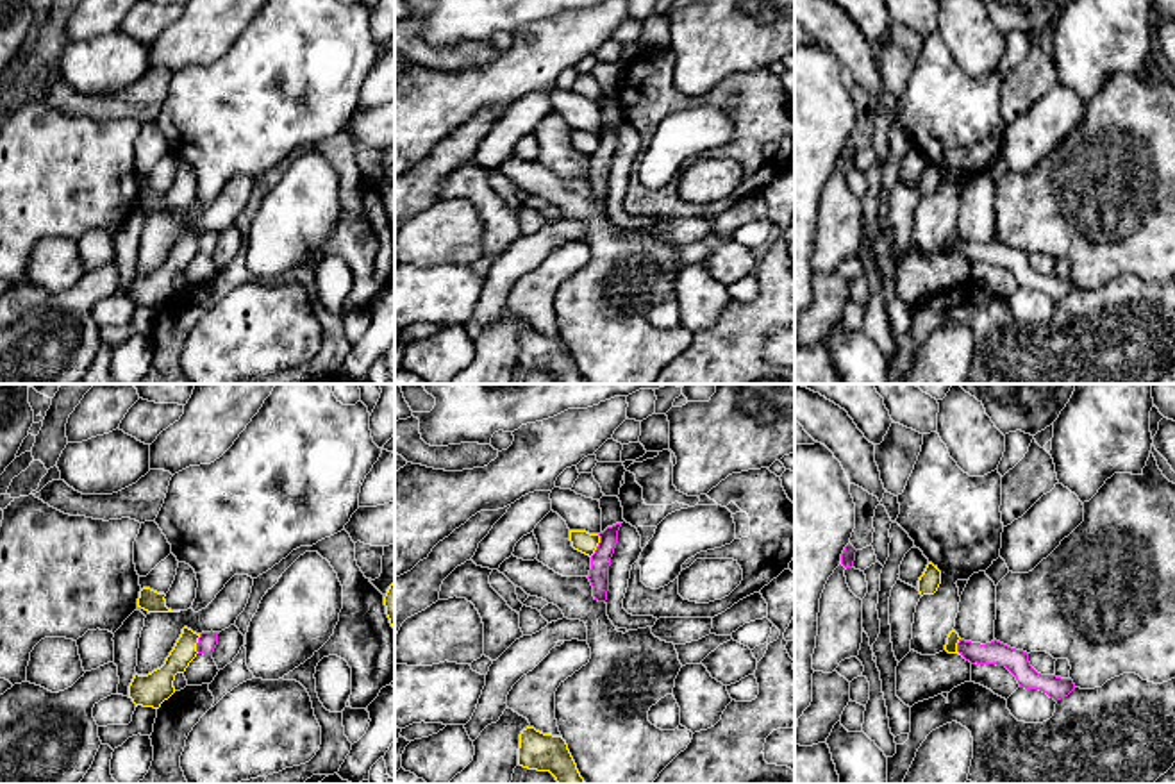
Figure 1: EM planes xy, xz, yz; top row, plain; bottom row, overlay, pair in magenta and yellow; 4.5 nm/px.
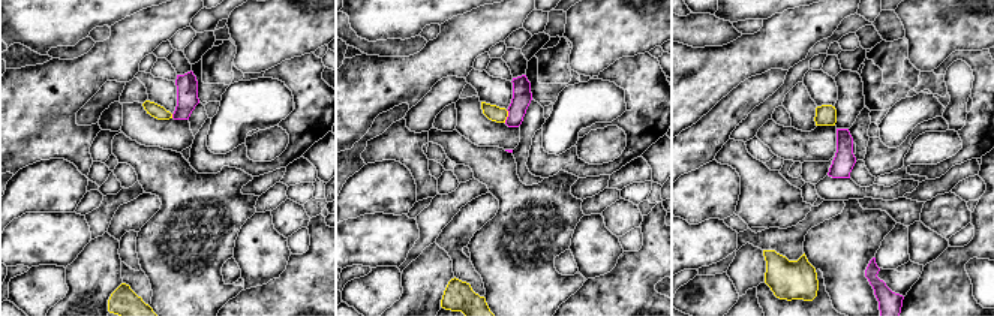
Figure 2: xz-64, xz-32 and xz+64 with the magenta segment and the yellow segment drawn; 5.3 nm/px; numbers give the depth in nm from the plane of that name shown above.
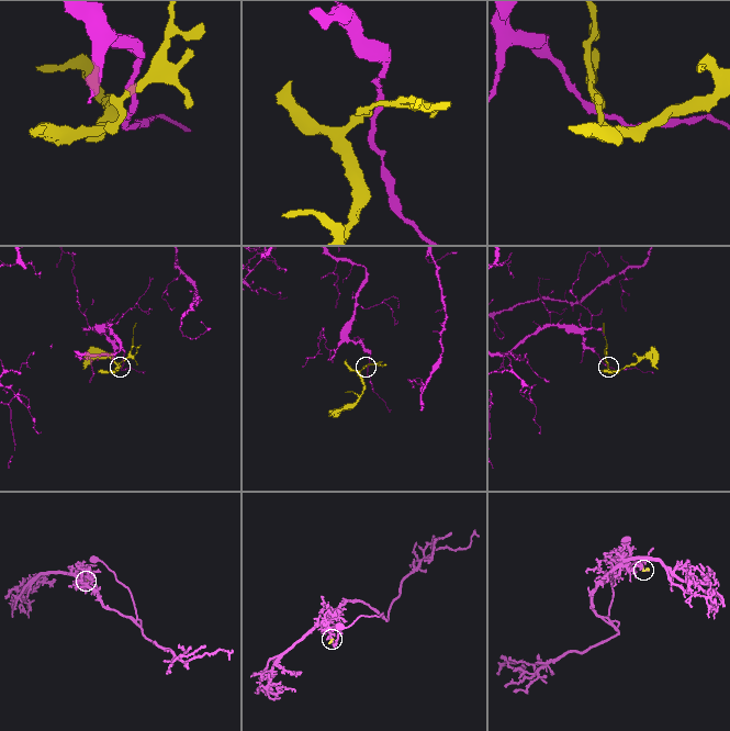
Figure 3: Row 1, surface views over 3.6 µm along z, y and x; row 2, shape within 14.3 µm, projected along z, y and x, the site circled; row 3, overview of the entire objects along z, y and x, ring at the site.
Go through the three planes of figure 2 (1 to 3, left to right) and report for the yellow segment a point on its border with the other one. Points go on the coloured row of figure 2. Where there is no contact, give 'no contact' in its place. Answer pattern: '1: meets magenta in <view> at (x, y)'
1: meets magenta in xz-64 at (173, 116)
2: meets magenta in xz-32 at (508, 116)
3: no contact

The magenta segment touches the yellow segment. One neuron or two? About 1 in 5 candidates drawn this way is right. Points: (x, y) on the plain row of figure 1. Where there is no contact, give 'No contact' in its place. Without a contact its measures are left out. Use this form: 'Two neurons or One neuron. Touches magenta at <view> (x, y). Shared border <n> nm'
Two neurons. Touches magenta at xz (599, 145). Shared border 110 nm

